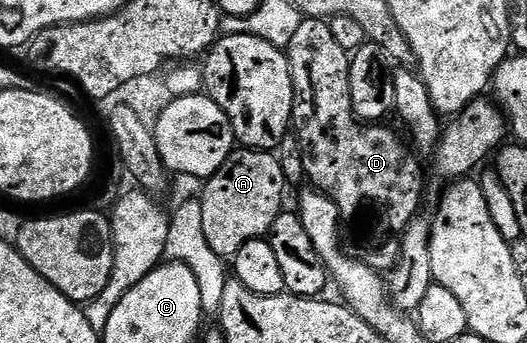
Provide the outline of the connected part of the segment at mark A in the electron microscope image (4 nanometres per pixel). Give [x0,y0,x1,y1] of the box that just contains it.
[201,148,285,259]

